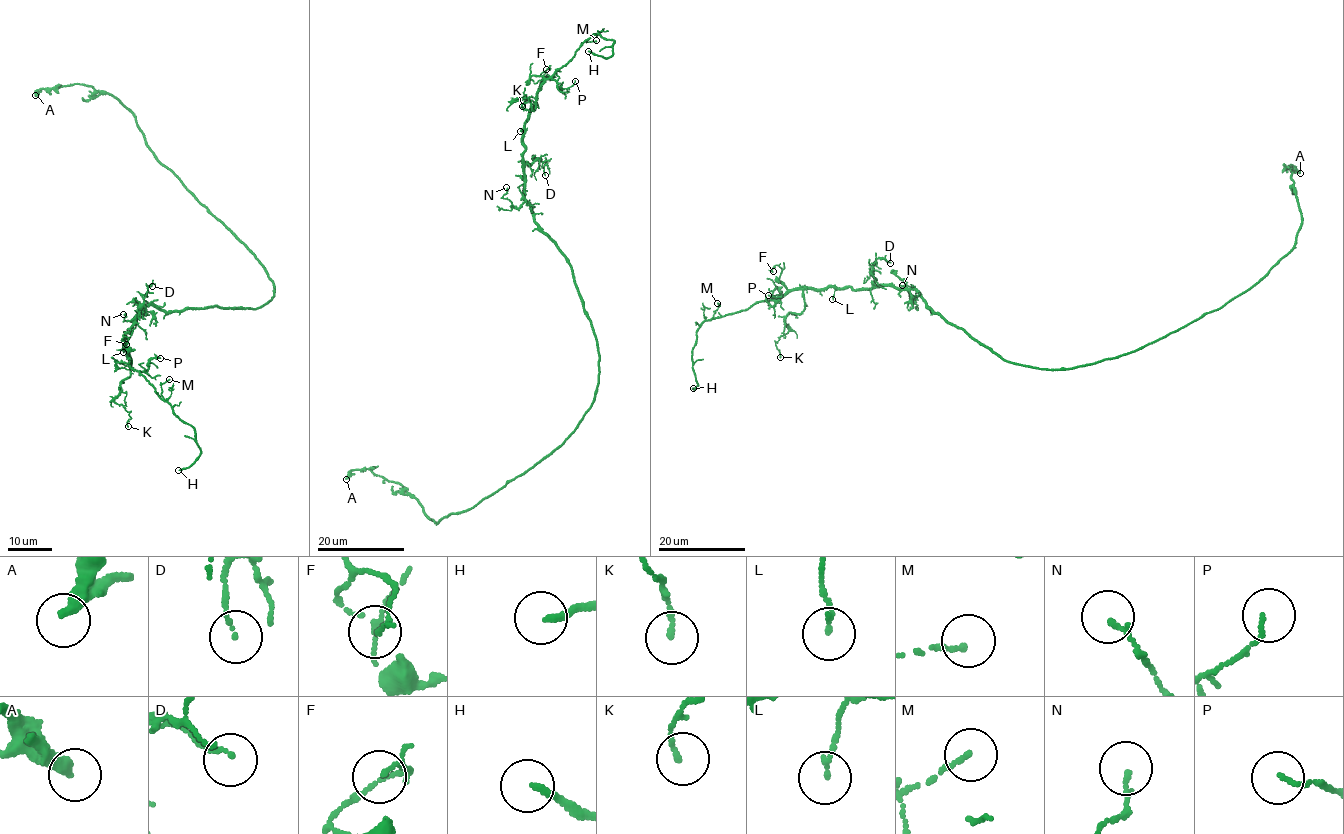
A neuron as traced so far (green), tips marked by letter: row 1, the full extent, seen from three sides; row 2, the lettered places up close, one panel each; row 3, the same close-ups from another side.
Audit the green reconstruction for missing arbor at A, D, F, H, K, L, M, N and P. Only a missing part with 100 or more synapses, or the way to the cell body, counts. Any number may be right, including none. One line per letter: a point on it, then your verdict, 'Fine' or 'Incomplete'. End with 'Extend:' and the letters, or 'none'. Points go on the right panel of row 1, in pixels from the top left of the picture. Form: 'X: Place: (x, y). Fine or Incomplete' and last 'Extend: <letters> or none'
A: Place: (1300, 173). Fine
D: Place: (890, 263). Fine
F: Place: (773, 271). Fine
H: Place: (693, 388). Incomplete
K: Place: (780, 357). Fine
L: Place: (832, 299). Fine
M: Place: (717, 303). Fine
N: Place: (902, 285). Fine
P: Place: (768, 295). Fine
Extend: H

